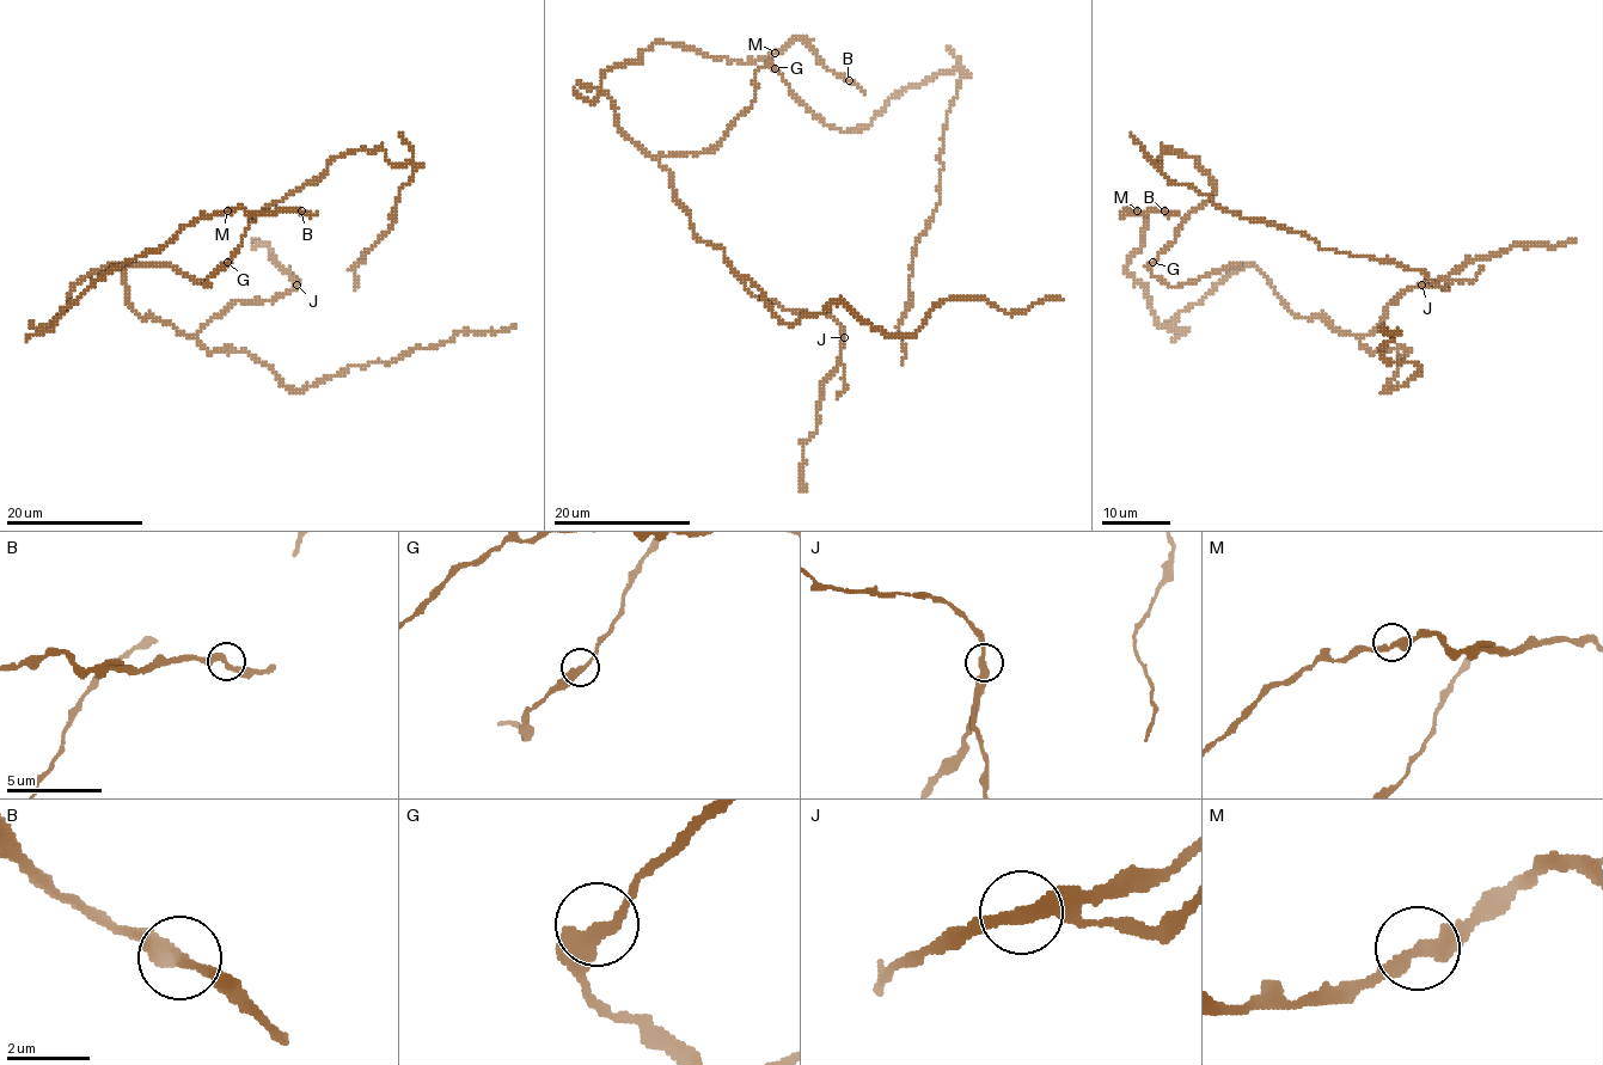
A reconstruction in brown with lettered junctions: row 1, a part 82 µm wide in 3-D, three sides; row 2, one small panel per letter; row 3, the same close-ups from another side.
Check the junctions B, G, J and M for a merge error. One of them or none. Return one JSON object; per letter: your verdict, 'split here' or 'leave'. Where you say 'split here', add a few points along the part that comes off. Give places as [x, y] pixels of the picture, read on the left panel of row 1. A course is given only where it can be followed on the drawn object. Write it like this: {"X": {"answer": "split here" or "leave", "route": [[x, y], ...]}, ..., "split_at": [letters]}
{"B": {"answer": "leave"}, "G": {"answer": "leave"}, "J": {"answer": "leave"}, "M": {"answer": "leave"}, "split_at": []}

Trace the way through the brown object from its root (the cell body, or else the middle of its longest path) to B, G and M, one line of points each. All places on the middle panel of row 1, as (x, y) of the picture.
B: (744, 112), (713, 148), (652, 155), (620, 132), (599, 89), (655, 42), (747, 62), (802, 38), (849, 80)
G: (744, 112), (754, 98), (754, 74), (763, 66), (775, 68)
M: (744, 112), (713, 148), (652, 155), (620, 132), (599, 89), (655, 42), (744, 62), (775, 53)

